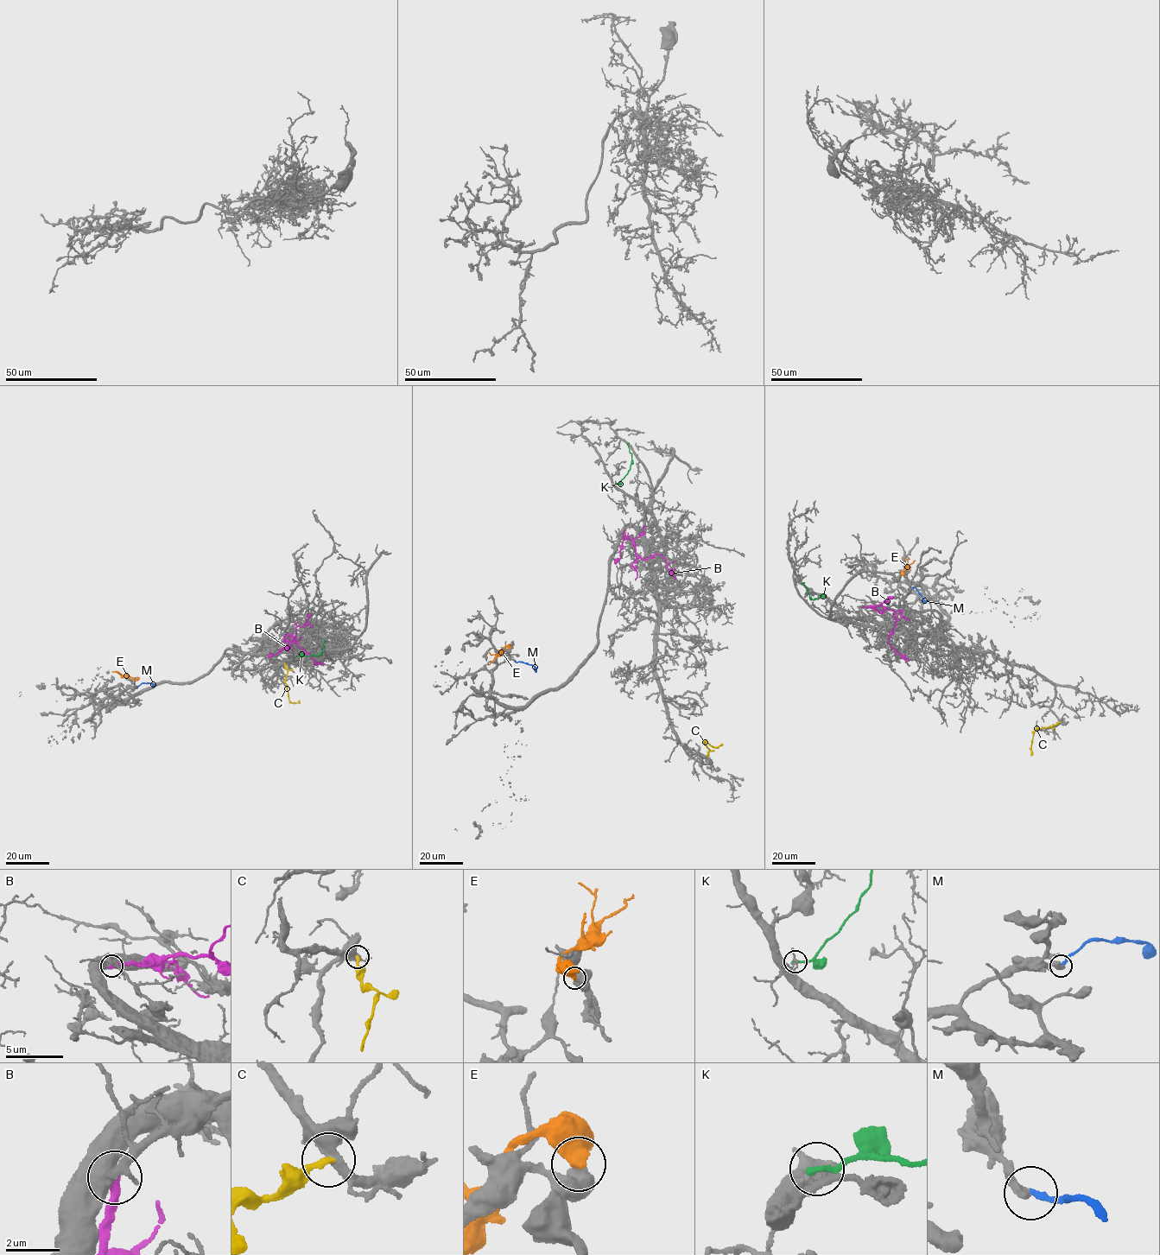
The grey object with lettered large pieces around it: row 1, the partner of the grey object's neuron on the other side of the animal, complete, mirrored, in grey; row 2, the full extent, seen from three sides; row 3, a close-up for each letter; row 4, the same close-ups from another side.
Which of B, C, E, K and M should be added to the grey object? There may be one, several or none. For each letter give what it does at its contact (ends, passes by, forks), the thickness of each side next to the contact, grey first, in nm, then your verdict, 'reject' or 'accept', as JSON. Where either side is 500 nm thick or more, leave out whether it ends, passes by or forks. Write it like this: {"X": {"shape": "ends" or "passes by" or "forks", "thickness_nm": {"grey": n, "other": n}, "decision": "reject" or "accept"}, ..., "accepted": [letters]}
{"B": {"thickness_nm": {"grey": 750, "other": 400}, "decision": "reject"}, "C": {"shape": "ends", "thickness_nm": {"grey": 380, "other": 220}, "decision": "reject"}, "E": {"thickness_nm": {"grey": 650, "other": 600}, "decision": "reject"}, "K": {"shape": "ends", "thickness_nm": {"grey": 150, "other": 200}, "decision": "reject"}, "M": {"shape": "ends", "thickness_nm": {"grey": 400, "other": 220}, "decision": "accept"}, "accepted": ["M"]}

